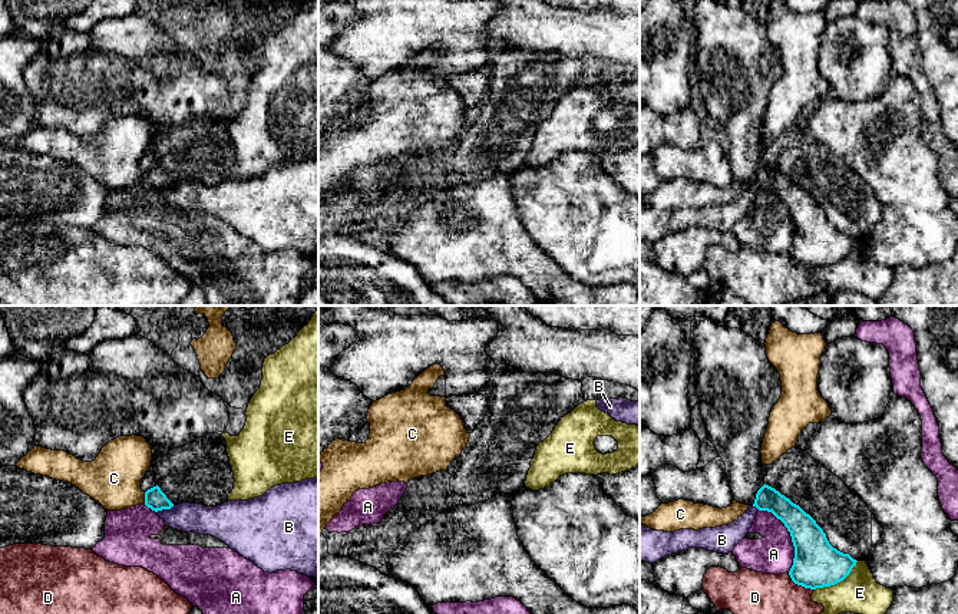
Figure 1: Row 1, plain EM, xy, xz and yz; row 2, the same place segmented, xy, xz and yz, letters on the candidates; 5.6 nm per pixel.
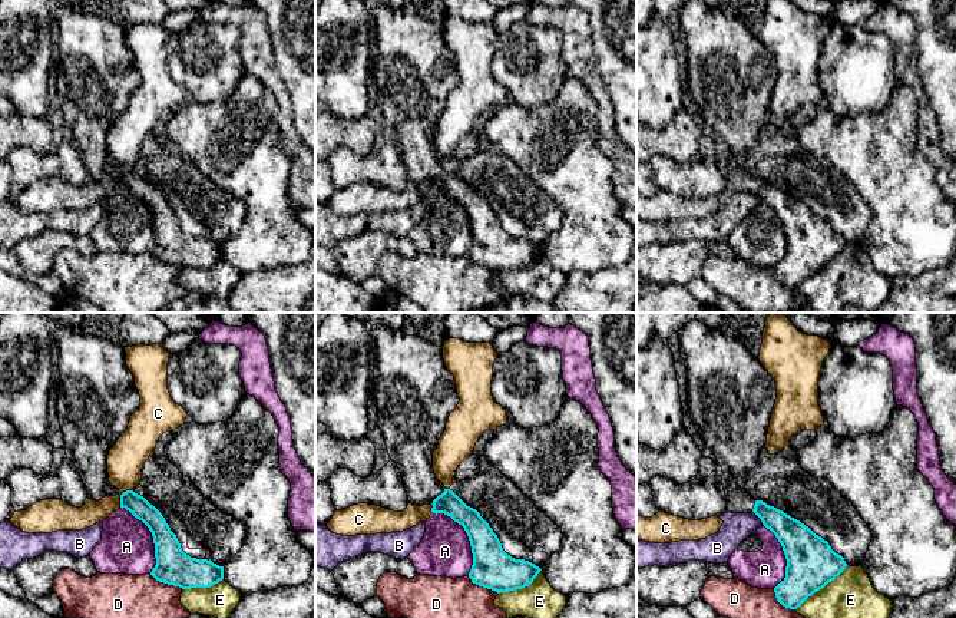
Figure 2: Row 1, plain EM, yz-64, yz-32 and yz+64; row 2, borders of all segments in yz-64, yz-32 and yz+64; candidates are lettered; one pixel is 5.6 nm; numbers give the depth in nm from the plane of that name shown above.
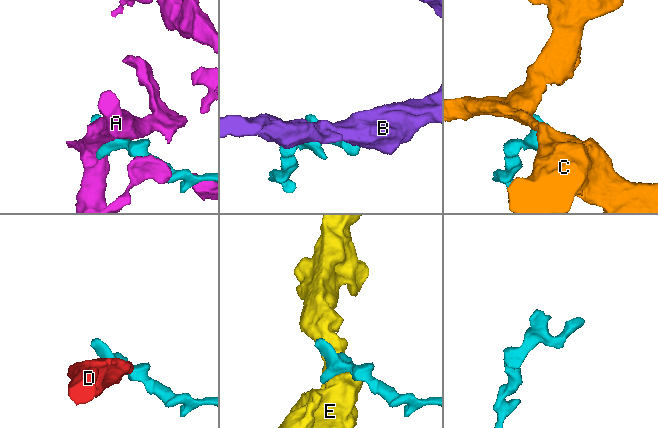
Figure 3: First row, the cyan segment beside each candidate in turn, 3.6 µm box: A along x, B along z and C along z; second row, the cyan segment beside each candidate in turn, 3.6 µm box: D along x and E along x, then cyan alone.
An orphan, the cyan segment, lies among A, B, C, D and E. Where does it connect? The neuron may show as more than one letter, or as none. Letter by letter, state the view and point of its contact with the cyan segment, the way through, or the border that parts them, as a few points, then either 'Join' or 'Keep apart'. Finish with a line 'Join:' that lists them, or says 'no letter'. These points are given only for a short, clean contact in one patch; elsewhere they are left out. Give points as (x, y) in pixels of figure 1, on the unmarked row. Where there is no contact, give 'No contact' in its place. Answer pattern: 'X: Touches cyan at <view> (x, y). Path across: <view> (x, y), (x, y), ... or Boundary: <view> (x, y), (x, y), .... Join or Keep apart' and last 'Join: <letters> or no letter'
A: Touches cyan at yz (790, 214). Keep apart
B: Touches cyan at xy (165, 187). Keep apart
C: Touches cyan at xy (145, 177). Boundary: xy (144, 171), (145, 181). Keep apart
D: Touches cyan at yz (799, 263). Keep apart
E: Touches cyan at yz (838, 260). Keep apart
Join: no letter

